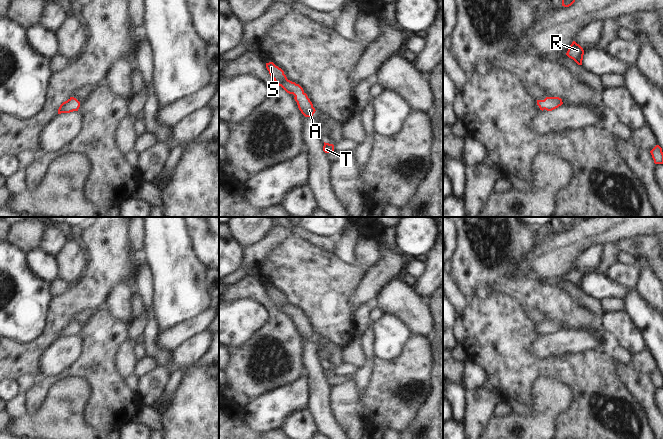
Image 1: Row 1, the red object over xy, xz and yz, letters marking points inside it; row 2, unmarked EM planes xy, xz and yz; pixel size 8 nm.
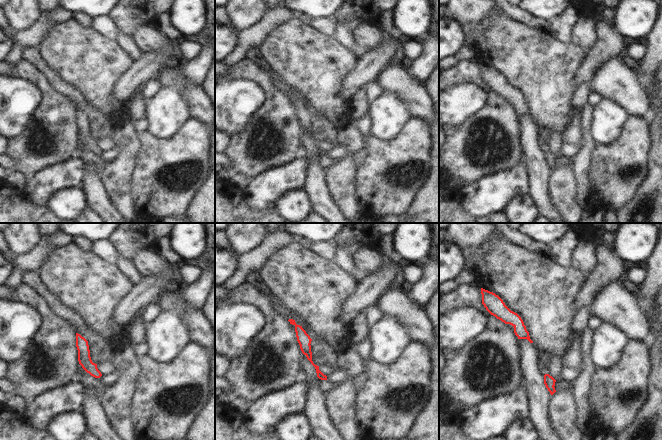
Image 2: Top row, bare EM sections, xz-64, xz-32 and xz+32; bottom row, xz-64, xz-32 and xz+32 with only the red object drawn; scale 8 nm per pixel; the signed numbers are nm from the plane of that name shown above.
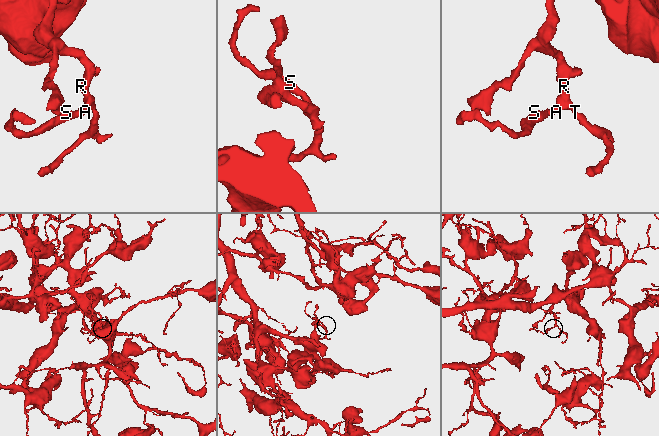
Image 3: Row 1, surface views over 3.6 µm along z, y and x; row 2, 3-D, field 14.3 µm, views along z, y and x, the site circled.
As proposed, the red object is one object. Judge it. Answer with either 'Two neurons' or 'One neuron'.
One neuron

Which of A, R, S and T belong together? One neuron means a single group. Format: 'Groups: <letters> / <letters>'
Groups: A R S T

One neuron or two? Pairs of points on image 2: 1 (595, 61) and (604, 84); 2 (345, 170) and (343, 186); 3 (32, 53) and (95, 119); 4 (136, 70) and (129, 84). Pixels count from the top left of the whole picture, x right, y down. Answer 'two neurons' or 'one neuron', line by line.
1: two neurons
2: one neuron
3: one neuron
4: one neuron

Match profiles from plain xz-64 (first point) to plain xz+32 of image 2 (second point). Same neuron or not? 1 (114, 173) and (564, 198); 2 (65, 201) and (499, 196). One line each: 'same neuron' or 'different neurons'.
1: same neuron
2: different neurons

